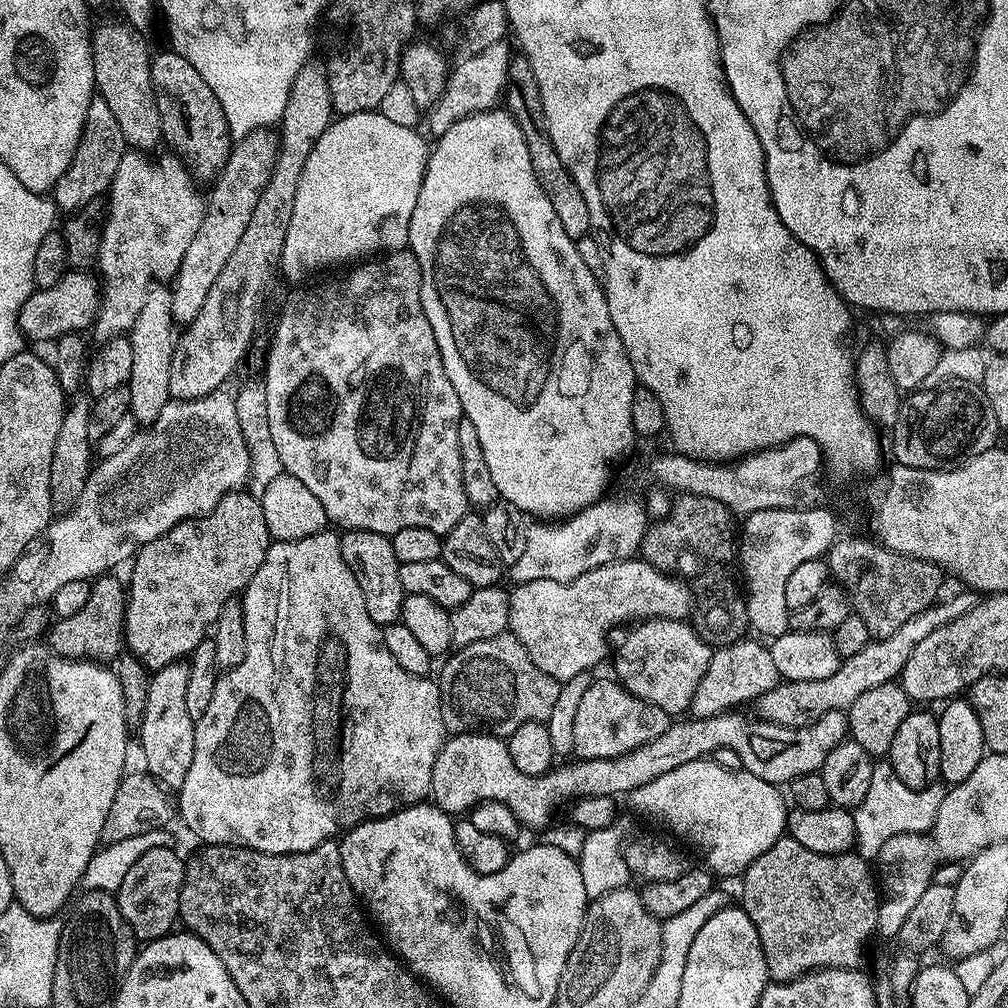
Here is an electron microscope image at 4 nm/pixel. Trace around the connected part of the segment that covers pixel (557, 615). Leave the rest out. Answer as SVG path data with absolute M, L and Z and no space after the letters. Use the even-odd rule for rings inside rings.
M631 558L628 560L612 561L608 565L598 566L588 573L582 574L575 578L569 584L562 582L552 582L548 580L538 580L526 582L525 584L516 584L508 595L510 602L510 614L508 615L508 631L518 638L518 642L522 642L522 646L526 650L526 654L530 654L530 662L534 662L534 666L538 666L538 670L542 670L542 674L550 674L550 678L561 682L574 678L574 674L582 674L583 672L592 672L595 664L600 664L604 660L604 655L609 655L610 644L608 648L608 631L615 626L619 620L632 620L631 622L639 622L649 618L659 618L662 620L682 620L687 621L694 612L694 597L692 589L685 581L677 580L676 577L668 575L667 572L660 572L654 566L647 564L643 558Z

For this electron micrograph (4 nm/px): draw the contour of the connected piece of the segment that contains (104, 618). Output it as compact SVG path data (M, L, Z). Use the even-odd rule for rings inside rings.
M105 574L96 577L91 581L91 585L90 598L86 598L82 610L78 610L78 614L70 614L70 618L57 619L52 633L46 637L46 643L49 648L63 656L112 662L126 648L124 642L124 615L128 605L126 584L123 579L119 580L116 574Z

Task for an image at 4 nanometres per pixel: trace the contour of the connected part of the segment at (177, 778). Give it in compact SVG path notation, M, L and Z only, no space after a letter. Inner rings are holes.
M184 662L155 669L148 682L148 703L138 724L140 752L144 755L143 767L149 776L169 790L179 790L182 782L186 782L186 774L194 758L196 722L186 711L186 685L189 679L190 670Z

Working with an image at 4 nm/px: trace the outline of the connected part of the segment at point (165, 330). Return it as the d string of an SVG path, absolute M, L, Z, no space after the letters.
M153 286L142 302L142 310L138 310L138 318L134 318L134 326L127 333L130 346L134 346L134 362L130 369L128 389L130 390L130 415L136 419L137 425L147 426L158 418L162 406L170 399L170 366L176 349L176 336L173 332L172 290L171 287Z

